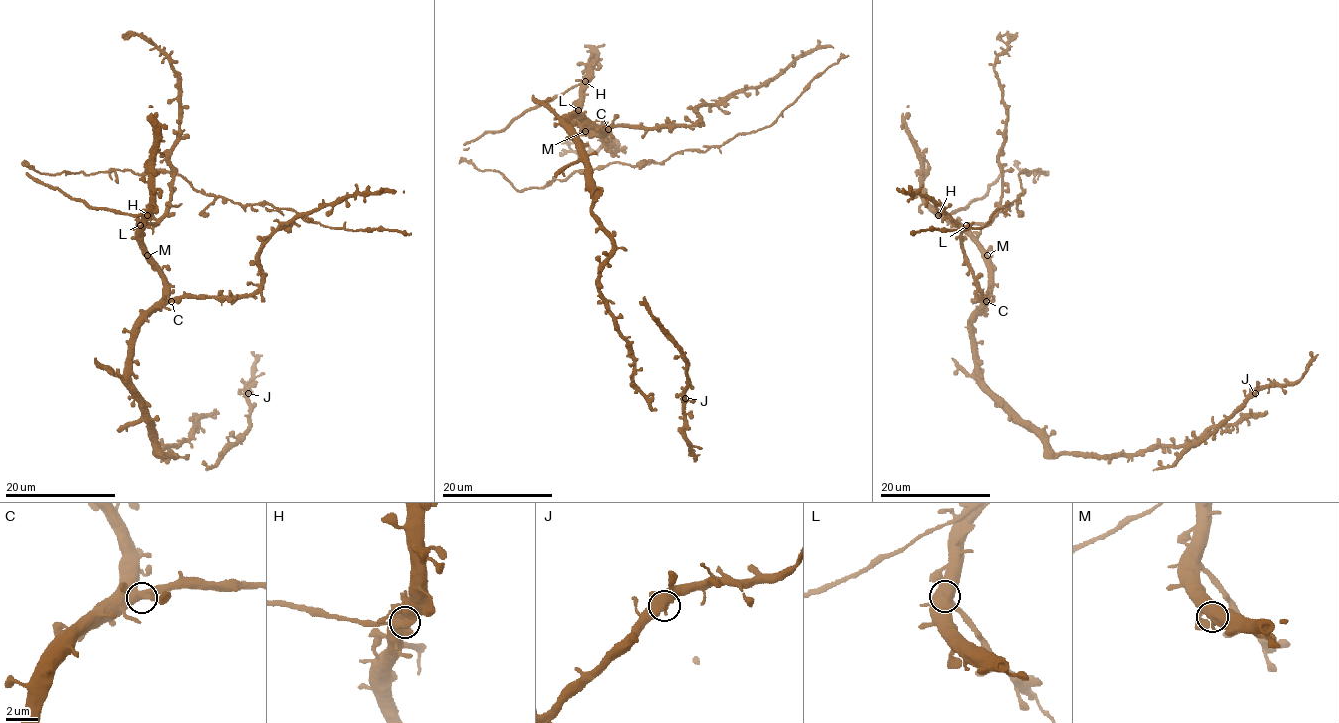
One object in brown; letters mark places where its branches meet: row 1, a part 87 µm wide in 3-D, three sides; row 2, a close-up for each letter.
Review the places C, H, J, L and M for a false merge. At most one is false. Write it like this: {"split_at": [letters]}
{"split_at": ["H"]}

